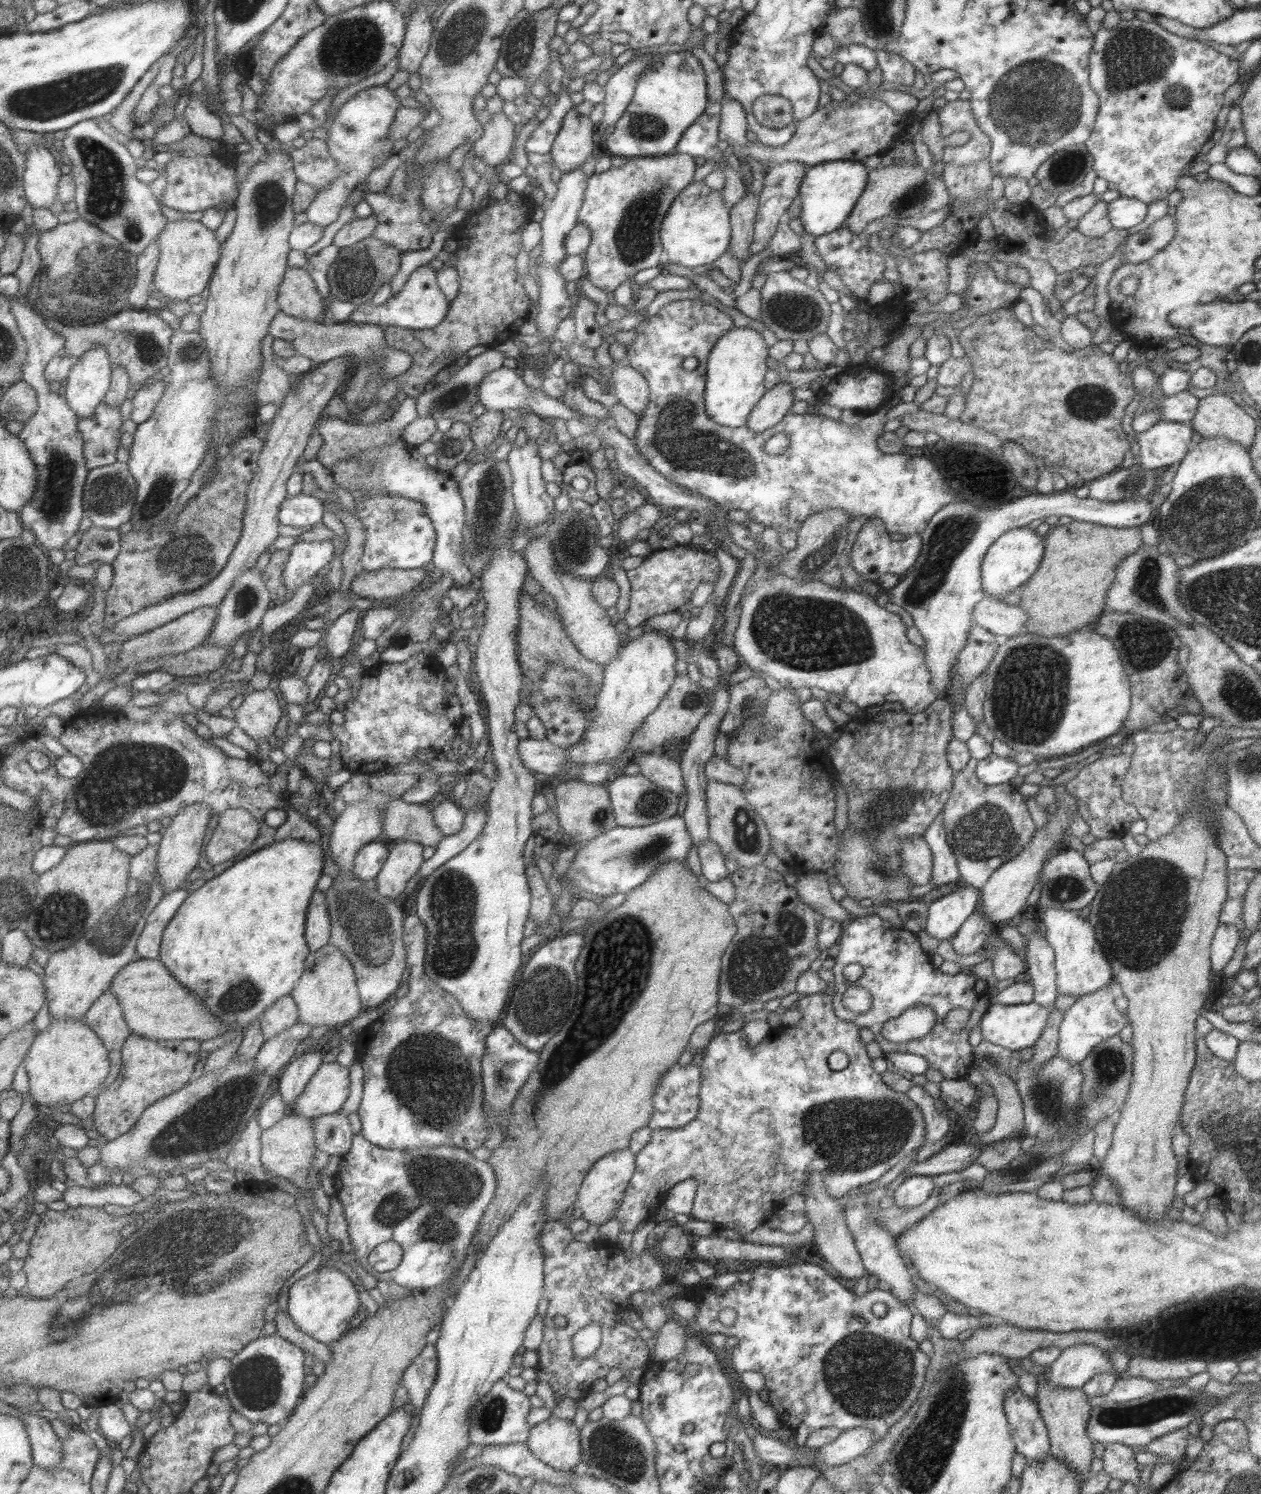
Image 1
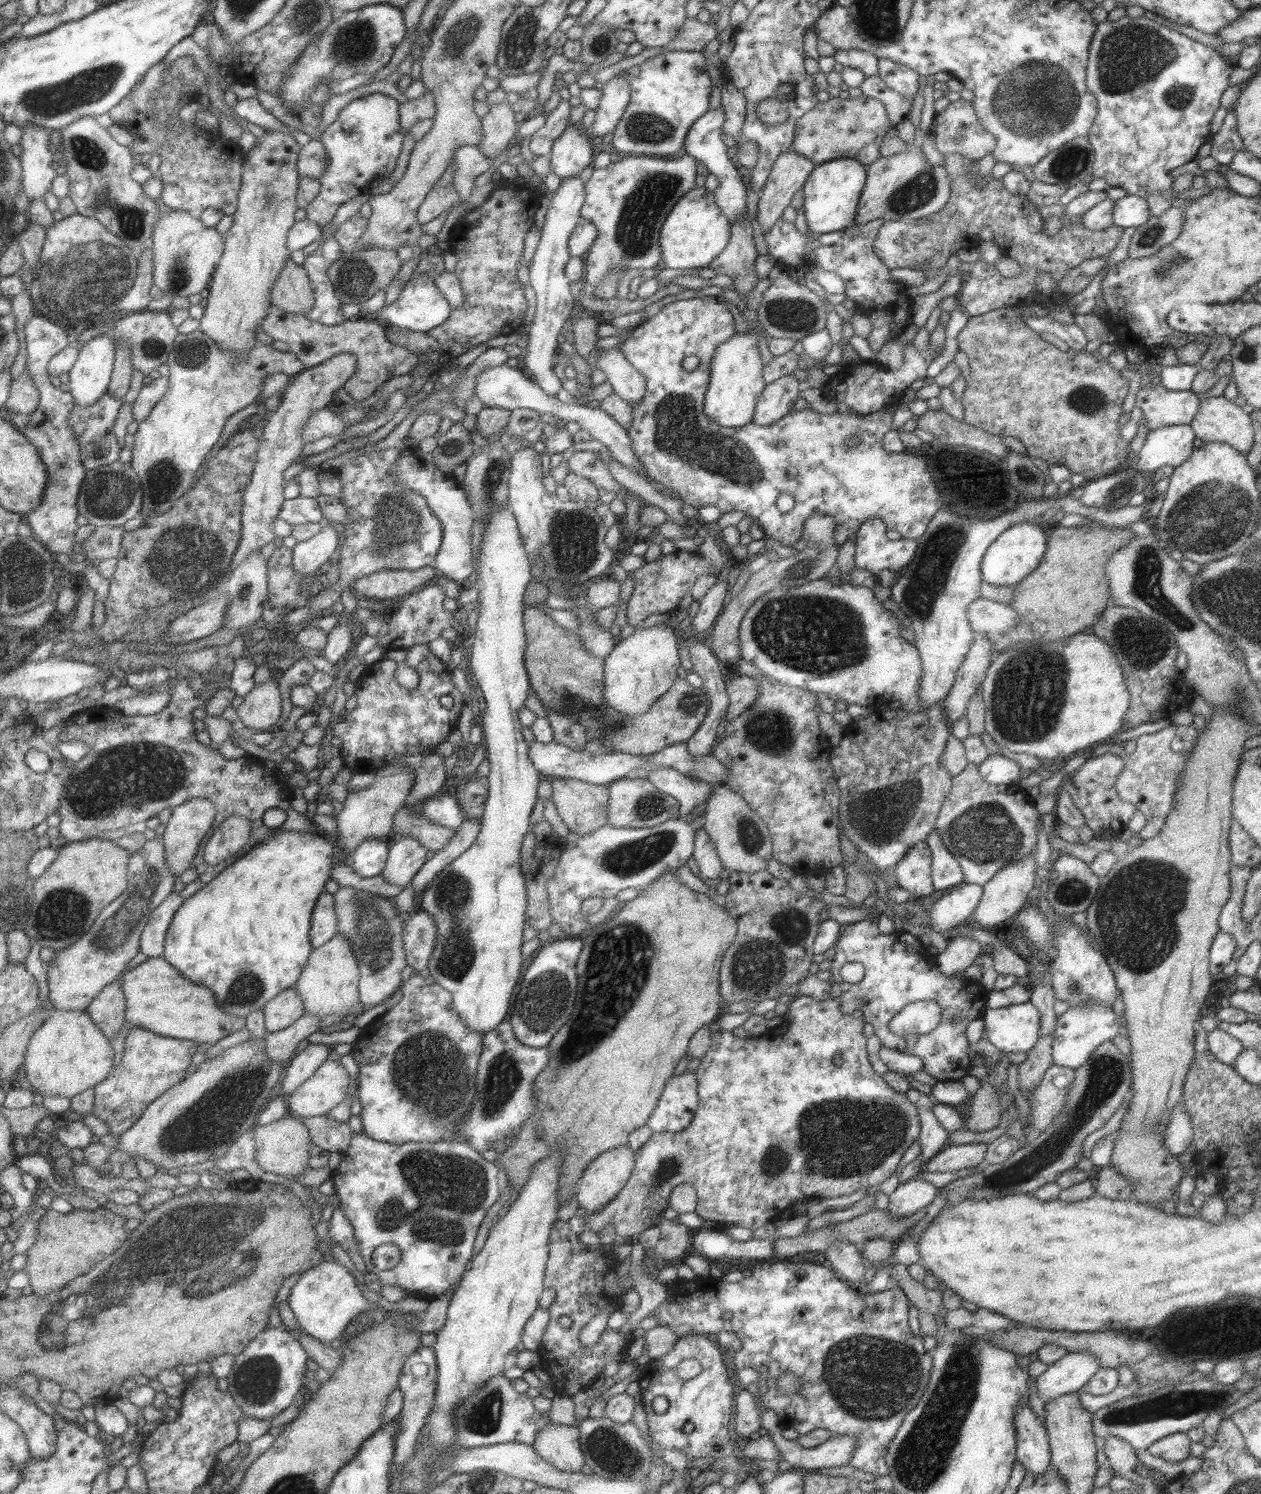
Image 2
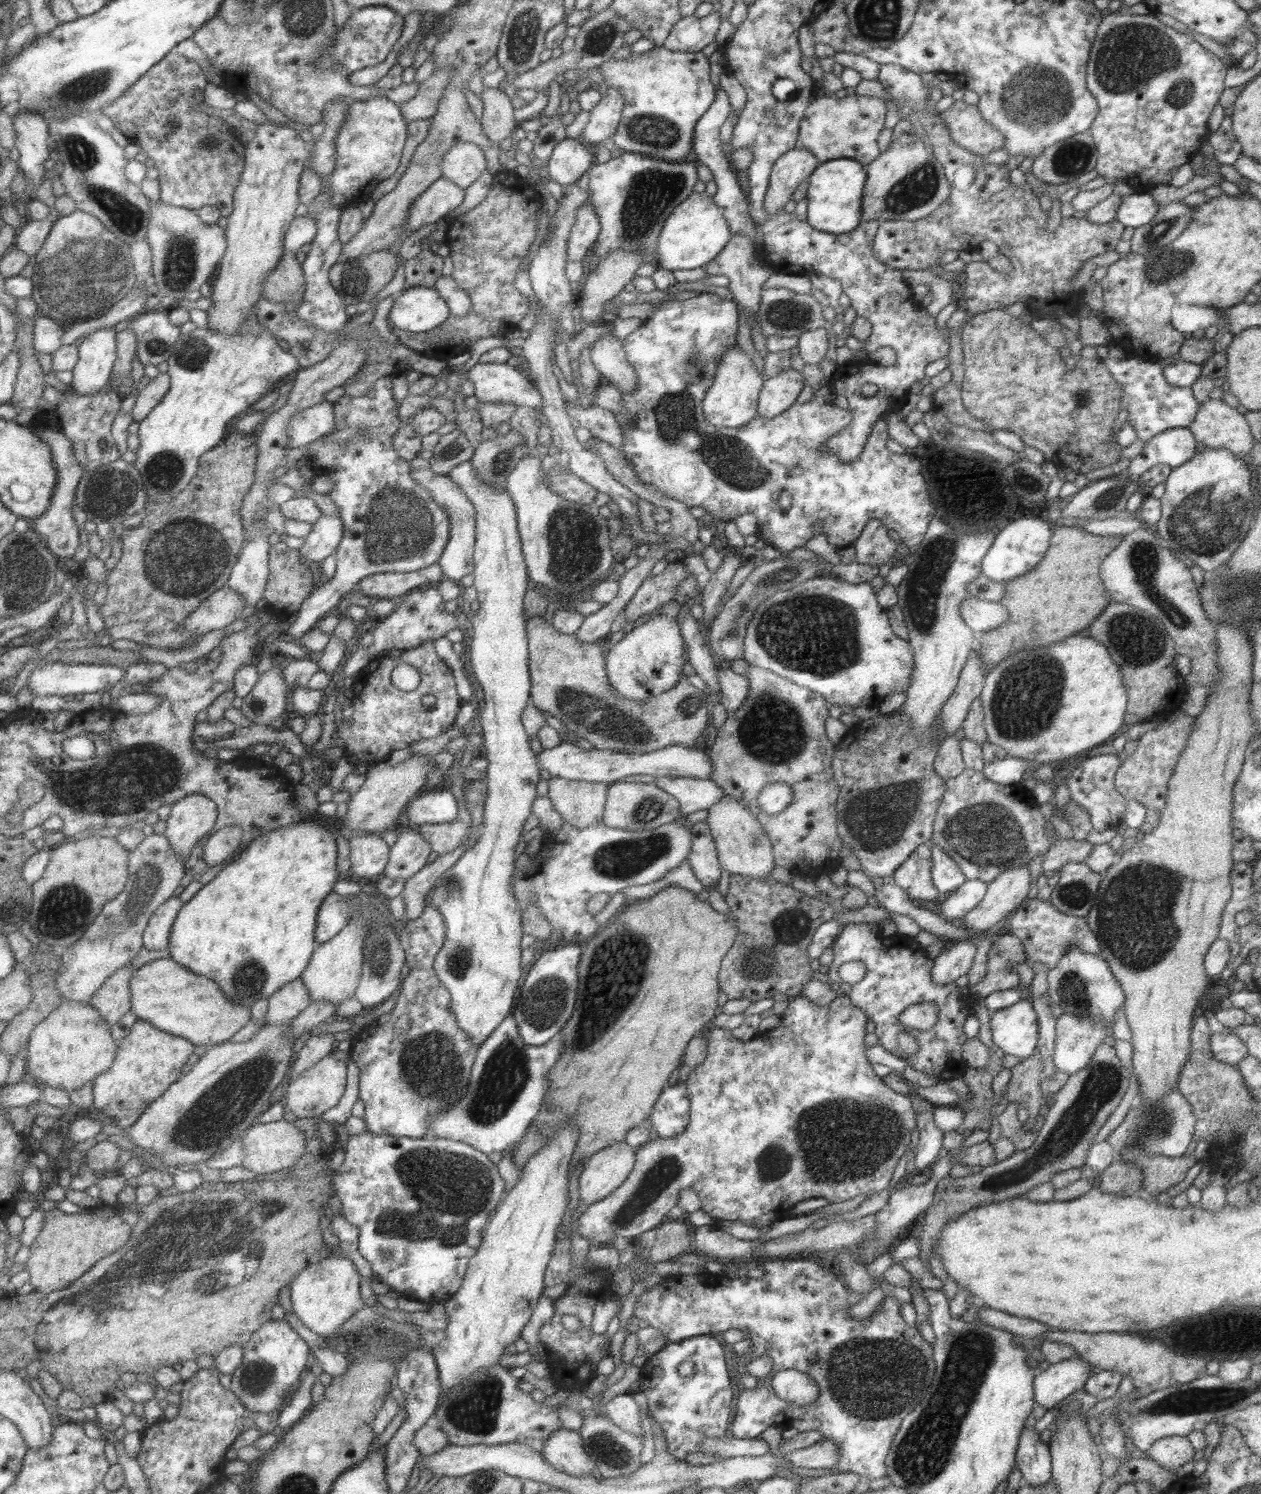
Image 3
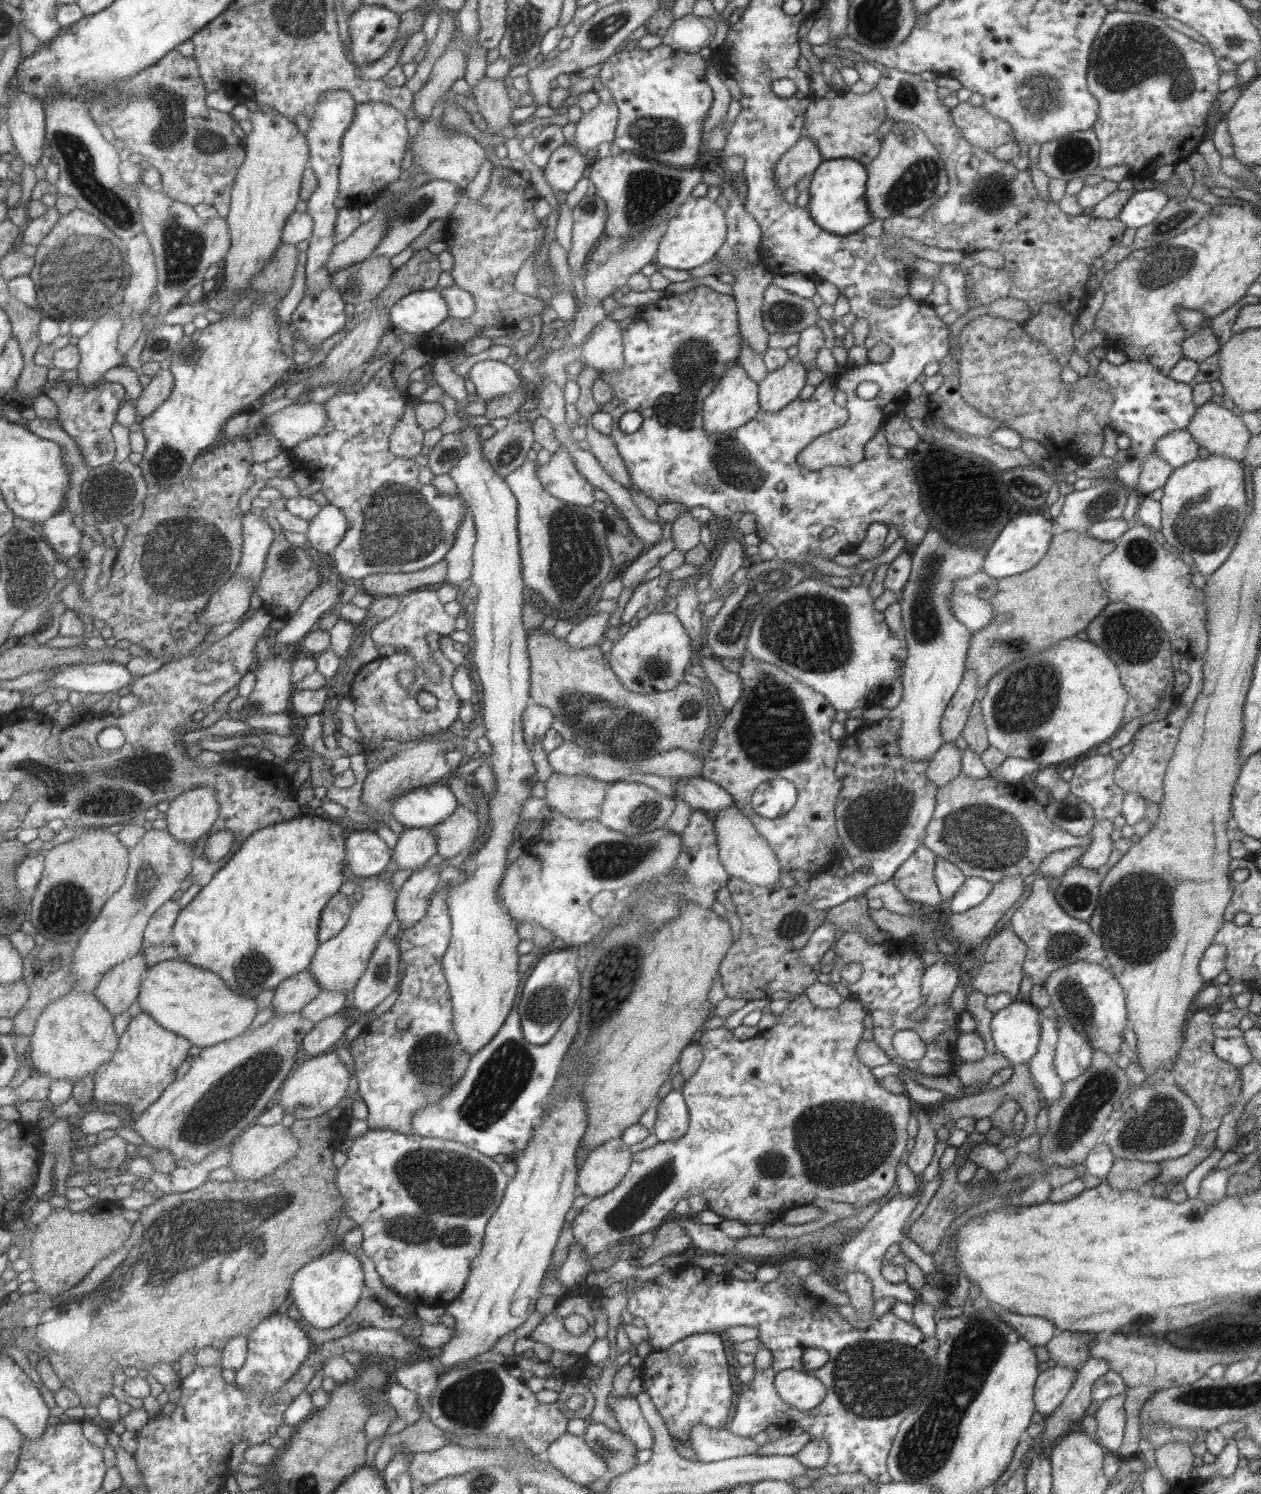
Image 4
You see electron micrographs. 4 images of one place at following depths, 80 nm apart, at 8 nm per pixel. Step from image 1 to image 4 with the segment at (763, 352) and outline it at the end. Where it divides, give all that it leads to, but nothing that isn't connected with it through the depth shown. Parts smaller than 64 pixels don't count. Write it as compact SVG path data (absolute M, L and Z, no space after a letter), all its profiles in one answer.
M733 363L720 376L719 384L715 385L702 402L702 424L705 434L723 433L731 428L743 427L760 412L757 382L747 377L740 363Z

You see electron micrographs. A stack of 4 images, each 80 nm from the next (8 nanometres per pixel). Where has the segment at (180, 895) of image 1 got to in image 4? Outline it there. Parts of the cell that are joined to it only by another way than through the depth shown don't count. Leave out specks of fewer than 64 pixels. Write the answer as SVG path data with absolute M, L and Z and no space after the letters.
M169 900L158 912L155 912L154 918L150 920L144 939L151 945L160 945L172 942L172 935L177 919L182 910L179 902Z

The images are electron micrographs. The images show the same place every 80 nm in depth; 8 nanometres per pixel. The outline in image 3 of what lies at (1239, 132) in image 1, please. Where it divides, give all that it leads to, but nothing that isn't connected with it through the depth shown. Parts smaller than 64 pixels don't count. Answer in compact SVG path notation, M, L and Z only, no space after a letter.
M1224 115L1219 127L1210 132L1206 142L1212 148L1212 158L1219 164L1232 165L1234 160L1242 154L1239 141L1233 134L1232 118Z

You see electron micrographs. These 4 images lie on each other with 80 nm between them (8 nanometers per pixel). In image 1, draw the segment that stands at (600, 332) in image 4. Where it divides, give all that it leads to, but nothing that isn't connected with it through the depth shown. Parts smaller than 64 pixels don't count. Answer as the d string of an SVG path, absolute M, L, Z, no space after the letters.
M613 360L615 366L609 368L611 375L607 377L612 382L612 392L618 404L624 405L633 414L639 416L647 407L648 385L634 368L625 361Z

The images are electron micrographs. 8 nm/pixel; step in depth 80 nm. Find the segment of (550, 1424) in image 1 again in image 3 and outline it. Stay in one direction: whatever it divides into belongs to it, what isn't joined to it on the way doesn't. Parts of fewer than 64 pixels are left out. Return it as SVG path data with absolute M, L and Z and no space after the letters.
M559 1428L547 1438L539 1453L553 1468L575 1478L591 1476L590 1470L595 1470L575 1430Z

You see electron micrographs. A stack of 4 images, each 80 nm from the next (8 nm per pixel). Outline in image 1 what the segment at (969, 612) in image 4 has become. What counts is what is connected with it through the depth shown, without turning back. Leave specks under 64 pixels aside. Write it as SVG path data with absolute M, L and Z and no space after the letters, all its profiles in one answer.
M984 596L973 607L972 617L973 624L982 626L991 634L1009 638L1023 632L1028 612L1019 605L1009 606L1003 601Z

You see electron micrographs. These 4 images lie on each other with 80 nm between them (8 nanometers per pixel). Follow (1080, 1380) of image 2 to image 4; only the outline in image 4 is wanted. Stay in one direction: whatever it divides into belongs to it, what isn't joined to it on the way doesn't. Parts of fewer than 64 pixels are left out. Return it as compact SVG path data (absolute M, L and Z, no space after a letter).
M1055 1365L1053 1368L1043 1370L1037 1376L1034 1384L1033 1408L1043 1417L1049 1415L1060 1402L1065 1399L1069 1389L1073 1387L1077 1377L1077 1370Z

